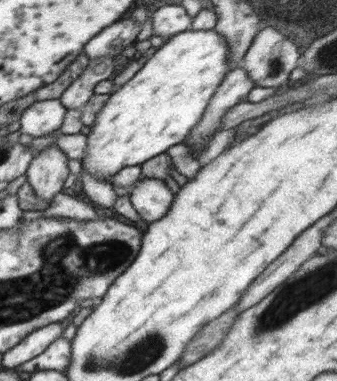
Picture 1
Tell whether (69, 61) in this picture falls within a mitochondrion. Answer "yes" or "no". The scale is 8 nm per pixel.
no

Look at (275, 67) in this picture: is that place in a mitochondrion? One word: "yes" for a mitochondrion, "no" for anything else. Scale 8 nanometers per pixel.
yes

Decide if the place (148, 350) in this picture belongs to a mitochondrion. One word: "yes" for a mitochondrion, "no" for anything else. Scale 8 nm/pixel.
yes

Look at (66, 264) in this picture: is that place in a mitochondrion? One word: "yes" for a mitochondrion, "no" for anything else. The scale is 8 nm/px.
yes

